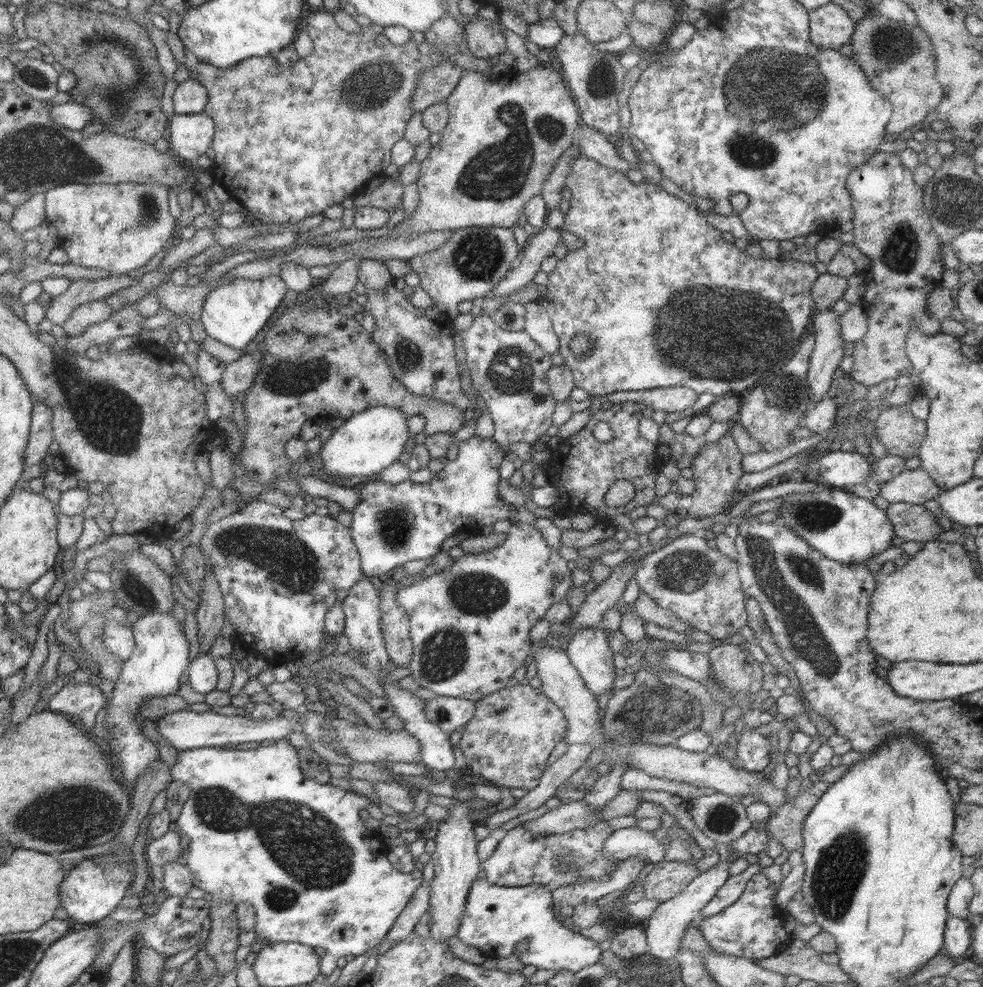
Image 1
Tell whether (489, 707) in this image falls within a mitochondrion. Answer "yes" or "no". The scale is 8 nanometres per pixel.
no

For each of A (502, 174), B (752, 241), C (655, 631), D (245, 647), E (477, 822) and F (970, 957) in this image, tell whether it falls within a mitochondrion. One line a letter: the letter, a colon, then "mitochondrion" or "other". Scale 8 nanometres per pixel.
A: mitochondrion
B: other
C: other
D: other
E: other
F: other

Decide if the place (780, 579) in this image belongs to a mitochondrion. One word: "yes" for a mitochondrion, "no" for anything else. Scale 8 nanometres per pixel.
yes

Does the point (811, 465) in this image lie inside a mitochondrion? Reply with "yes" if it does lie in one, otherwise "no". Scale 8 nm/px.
no

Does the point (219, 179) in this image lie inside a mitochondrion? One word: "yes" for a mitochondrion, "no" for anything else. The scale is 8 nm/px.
no

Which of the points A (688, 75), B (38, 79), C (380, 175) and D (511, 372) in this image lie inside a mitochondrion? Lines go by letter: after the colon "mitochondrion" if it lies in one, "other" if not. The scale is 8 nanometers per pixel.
A: other
B: mitochondrion
C: other
D: mitochondrion

